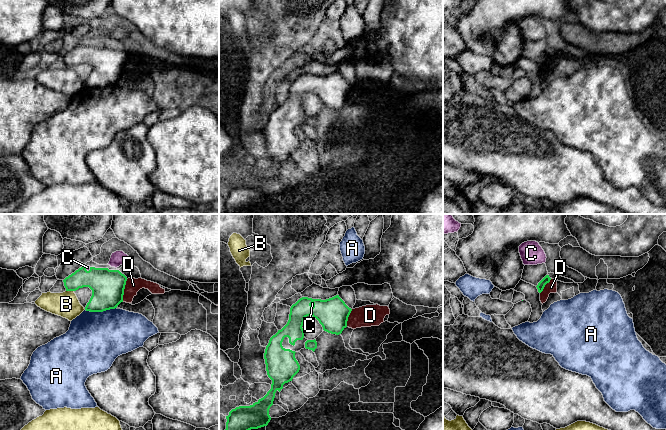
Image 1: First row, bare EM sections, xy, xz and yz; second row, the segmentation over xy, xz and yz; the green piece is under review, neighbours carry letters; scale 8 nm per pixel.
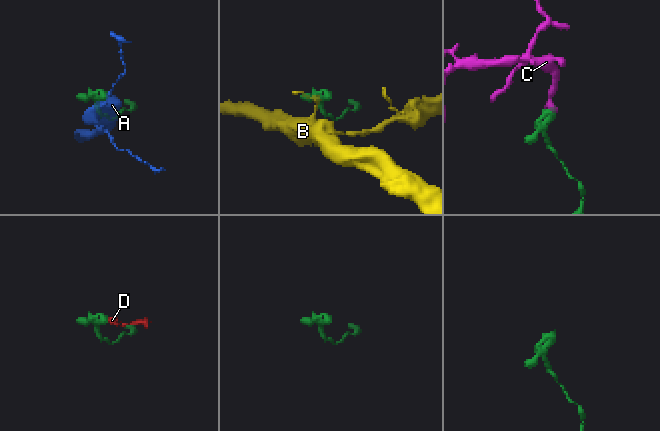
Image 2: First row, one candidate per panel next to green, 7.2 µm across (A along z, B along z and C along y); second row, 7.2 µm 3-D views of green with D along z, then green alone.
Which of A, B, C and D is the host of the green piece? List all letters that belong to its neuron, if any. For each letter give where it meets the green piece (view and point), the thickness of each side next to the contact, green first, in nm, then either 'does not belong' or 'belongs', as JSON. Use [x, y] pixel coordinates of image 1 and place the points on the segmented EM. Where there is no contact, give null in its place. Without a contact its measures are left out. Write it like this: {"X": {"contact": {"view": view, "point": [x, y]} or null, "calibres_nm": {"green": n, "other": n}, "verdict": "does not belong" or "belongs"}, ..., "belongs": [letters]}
{"A": {"contact": {"view": "xy", "point": [100, 311]}, "calibres_nm": {"green": 260, "other": 460}, "verdict": "does not belong"}, "B": {"contact": {"view": "xy", "point": [70, 290]}, "calibres_nm": {"green": 200, "other": 200}, "verdict": "does not belong"}, "C": {"contact": {"view": "xy", "point": [86, 270]}, "calibres_nm": {"green": 260, "other": 30}, "verdict": "belongs"}, "D": {"contact": {"view": "xy", "point": [123, 290]}, "calibres_nm": {"green": 260, "other": 120}, "verdict": "does not belong"}, "belongs": ["C"]}

